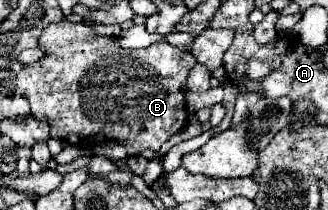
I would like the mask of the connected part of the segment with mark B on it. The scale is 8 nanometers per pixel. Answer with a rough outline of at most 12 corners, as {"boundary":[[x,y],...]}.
{"boundary":[[49,24],[17,92],[51,138],[159,150],[197,64]]}

